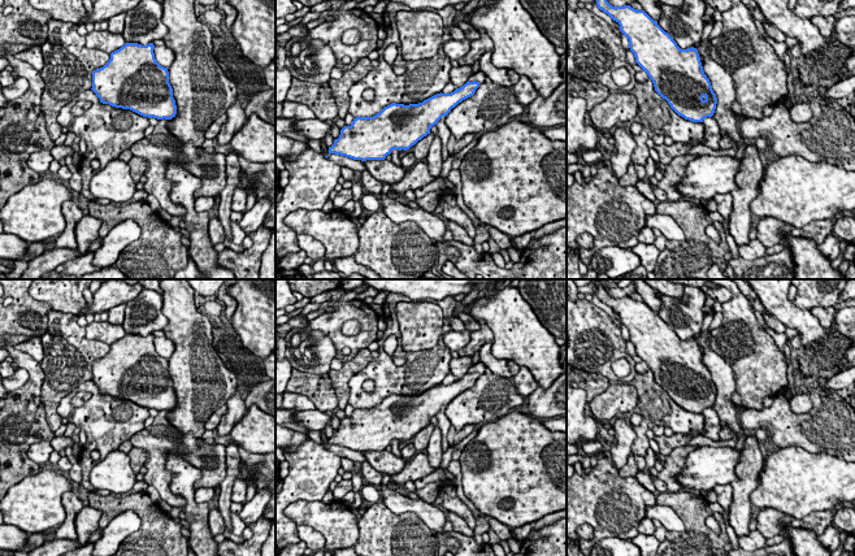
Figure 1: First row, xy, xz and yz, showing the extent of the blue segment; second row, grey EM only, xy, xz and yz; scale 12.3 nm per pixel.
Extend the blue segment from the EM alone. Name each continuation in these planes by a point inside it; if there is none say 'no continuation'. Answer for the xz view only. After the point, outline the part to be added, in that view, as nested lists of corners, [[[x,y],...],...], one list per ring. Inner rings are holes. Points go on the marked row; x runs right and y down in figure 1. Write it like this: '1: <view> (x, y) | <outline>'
1: xz (480, 77) | [[[479,70],[478,73],[473,74],[473,75],[469,78],[469,82],[476,81],[476,82],[478,82],[479,84],[482,84],[482,83],[485,83],[486,77],[487,77],[487,75],[486,75],[483,71]]]

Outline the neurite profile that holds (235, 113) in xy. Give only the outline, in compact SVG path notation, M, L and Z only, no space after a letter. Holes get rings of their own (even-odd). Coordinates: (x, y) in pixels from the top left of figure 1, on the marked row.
M238 96L235 103L226 110L227 121L222 125L217 142L220 145L230 144L233 135L246 123L246 113Z

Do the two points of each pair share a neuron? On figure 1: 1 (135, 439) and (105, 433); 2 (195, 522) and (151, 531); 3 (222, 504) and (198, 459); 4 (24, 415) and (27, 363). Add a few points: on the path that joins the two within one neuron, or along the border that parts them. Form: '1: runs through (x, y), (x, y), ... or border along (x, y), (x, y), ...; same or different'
1: border along (144, 426), (129, 439); different
2: border along (186, 539), (187, 542); different
3: border along (226, 455), (226, 476), (220, 485); different
4: runs through (25, 402), (33, 387), (33, 376); same

